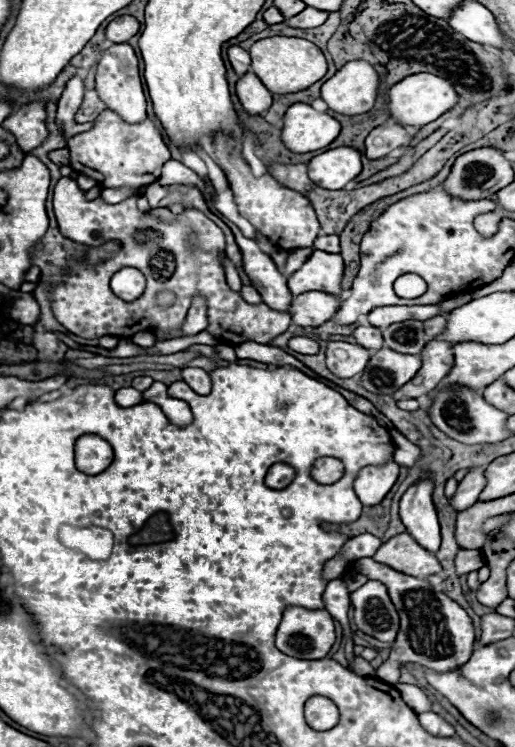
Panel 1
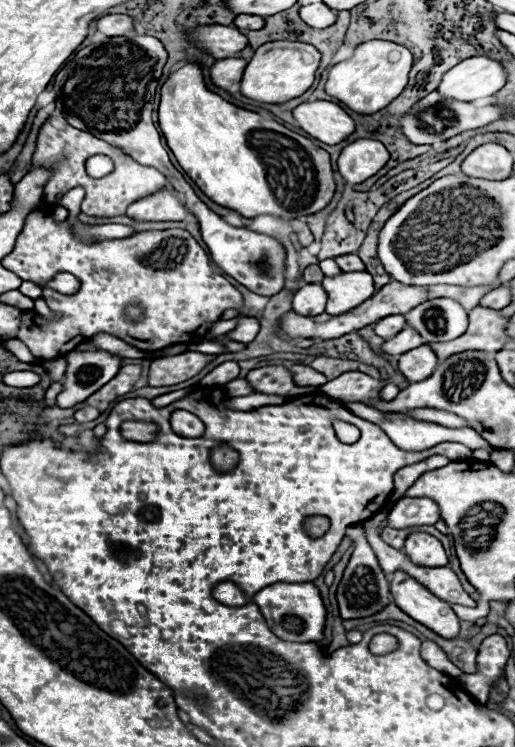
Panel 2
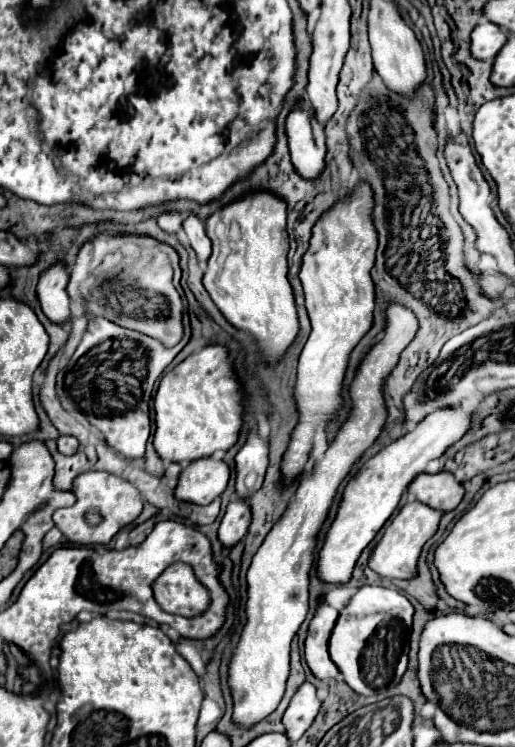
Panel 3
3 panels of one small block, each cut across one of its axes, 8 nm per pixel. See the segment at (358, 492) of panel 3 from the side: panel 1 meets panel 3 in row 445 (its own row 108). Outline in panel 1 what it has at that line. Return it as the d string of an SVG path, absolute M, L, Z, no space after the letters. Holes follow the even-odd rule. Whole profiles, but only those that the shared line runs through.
M426 72L404 78L402 82L398 82L398 86L390 88L388 96L390 96L388 110L390 110L392 120L398 120L408 126L426 126L438 120L444 112L452 110L458 104L458 94L454 90L454 84L442 76L426 74Z

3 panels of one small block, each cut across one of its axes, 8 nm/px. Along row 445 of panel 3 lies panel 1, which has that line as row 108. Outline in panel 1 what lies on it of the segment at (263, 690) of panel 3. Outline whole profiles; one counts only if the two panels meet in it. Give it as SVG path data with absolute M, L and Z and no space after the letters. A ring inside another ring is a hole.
M364 60L344 64L330 80L322 84L322 100L330 110L356 116L372 110L378 96L378 72Z

